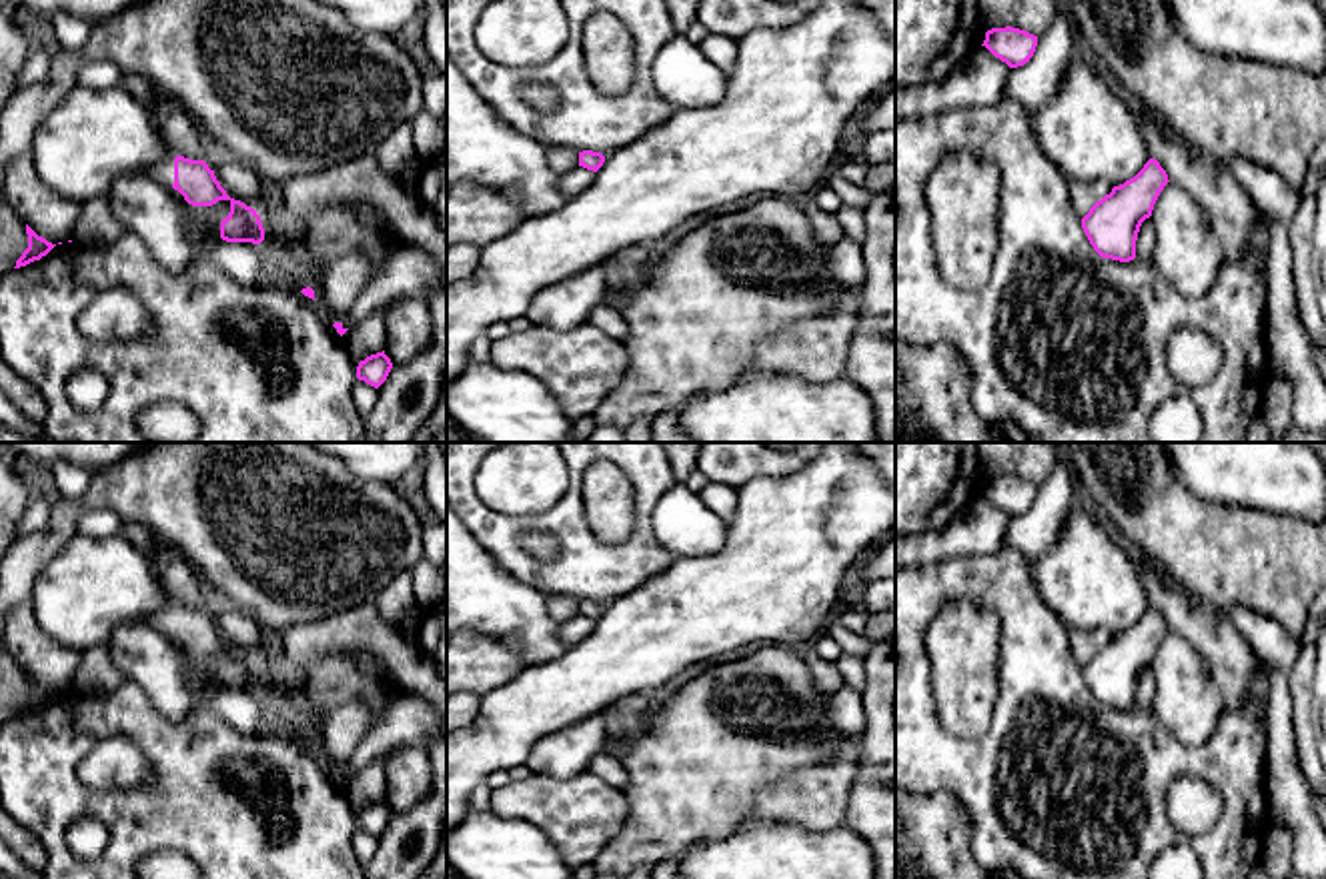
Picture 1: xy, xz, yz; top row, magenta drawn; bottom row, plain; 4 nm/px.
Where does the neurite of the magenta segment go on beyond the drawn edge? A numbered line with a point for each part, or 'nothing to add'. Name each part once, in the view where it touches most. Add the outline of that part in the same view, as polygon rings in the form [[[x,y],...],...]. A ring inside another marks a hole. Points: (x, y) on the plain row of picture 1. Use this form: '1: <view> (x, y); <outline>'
1: xy (163, 621); [[[172,603],[166,609],[162,609],[160,613],[152,615],[148,621],[140,621],[140,623],[172,637],[172,633],[174,633],[174,607],[176,605],[178,603]]]

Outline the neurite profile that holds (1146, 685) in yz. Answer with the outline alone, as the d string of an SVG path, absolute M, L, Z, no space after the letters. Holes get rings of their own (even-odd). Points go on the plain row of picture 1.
M1146 667L1140 675L1136 689L1136 709L1150 711L1154 693L1156 693L1156 679L1152 667Z

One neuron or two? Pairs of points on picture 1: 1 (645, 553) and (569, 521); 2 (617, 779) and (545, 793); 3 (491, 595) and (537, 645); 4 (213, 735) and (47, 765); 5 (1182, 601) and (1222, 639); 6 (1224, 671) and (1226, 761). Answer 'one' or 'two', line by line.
1: one
2: two
3: one
4: one
5: one
6: two

